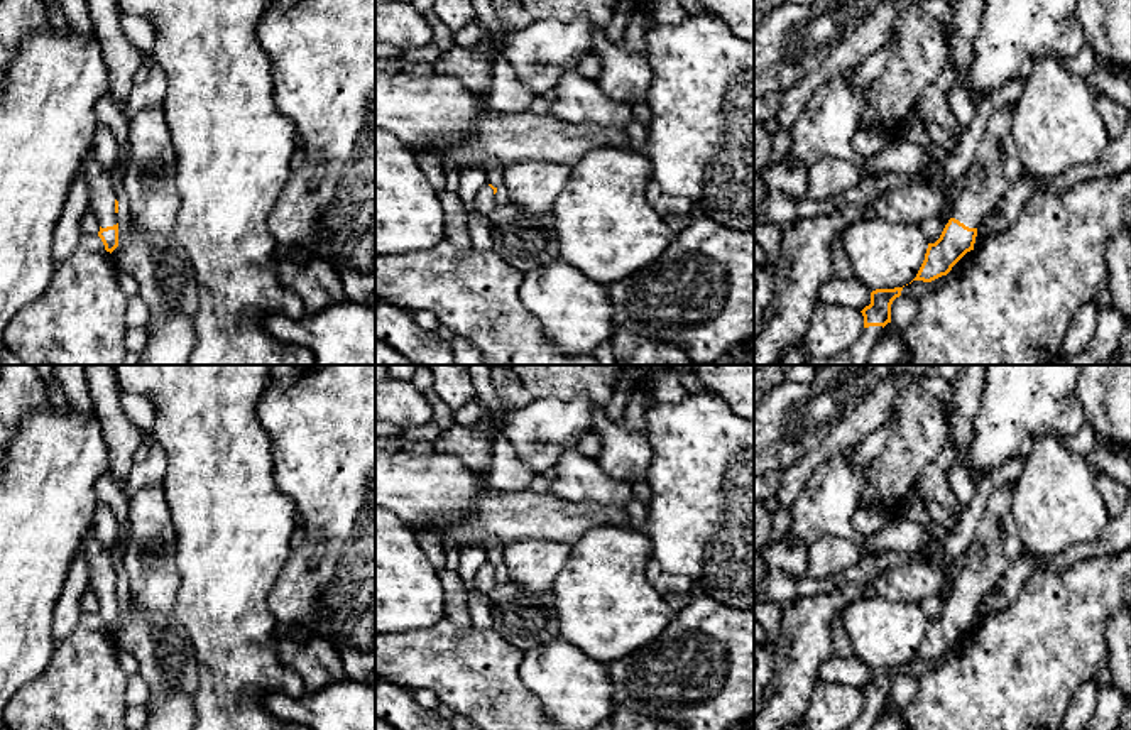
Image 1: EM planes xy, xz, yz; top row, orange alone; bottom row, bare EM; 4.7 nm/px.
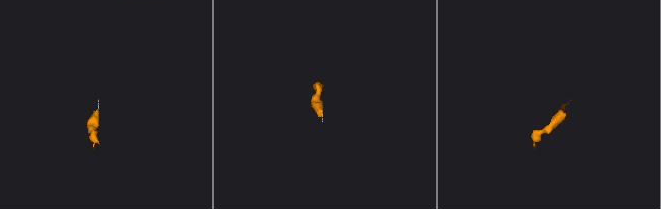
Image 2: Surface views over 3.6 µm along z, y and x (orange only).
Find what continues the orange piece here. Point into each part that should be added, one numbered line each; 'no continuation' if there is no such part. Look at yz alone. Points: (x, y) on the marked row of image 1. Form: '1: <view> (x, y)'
1: yz (996, 166)
2: yz (857, 354)

